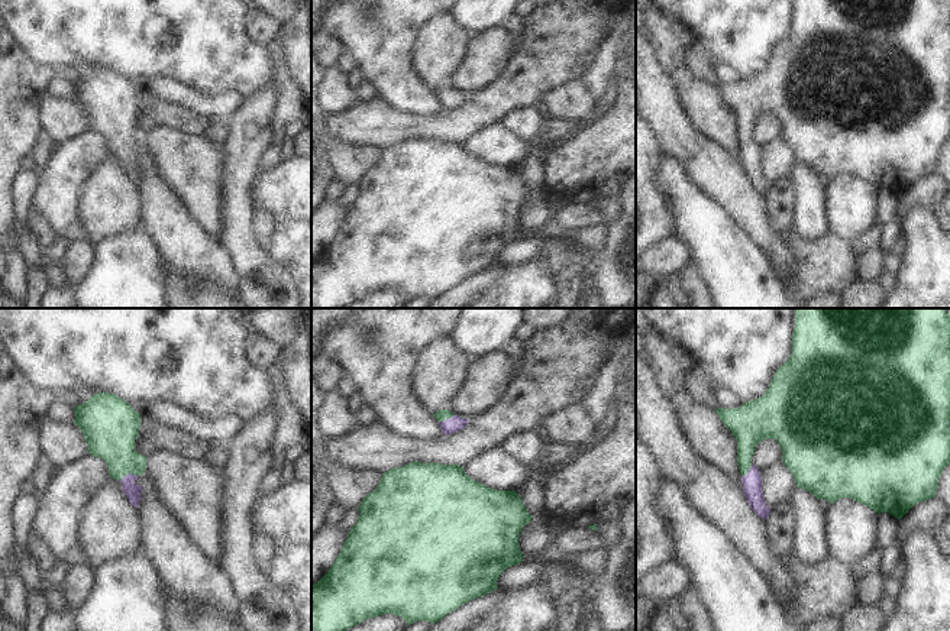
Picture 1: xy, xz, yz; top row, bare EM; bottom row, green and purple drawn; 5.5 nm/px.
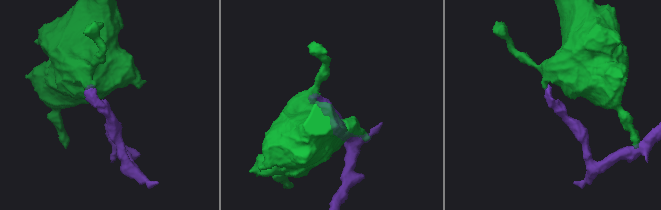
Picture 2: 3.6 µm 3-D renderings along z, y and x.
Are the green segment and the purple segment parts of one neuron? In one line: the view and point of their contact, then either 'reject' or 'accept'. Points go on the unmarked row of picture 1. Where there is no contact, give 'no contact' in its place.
contact xy (128, 149); accept

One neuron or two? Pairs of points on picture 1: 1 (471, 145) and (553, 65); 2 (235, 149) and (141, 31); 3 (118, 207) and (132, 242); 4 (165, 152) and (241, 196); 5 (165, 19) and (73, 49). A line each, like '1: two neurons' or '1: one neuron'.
1: two neurons
2: two neurons
3: two neurons
4: two neurons
5: one neuron

